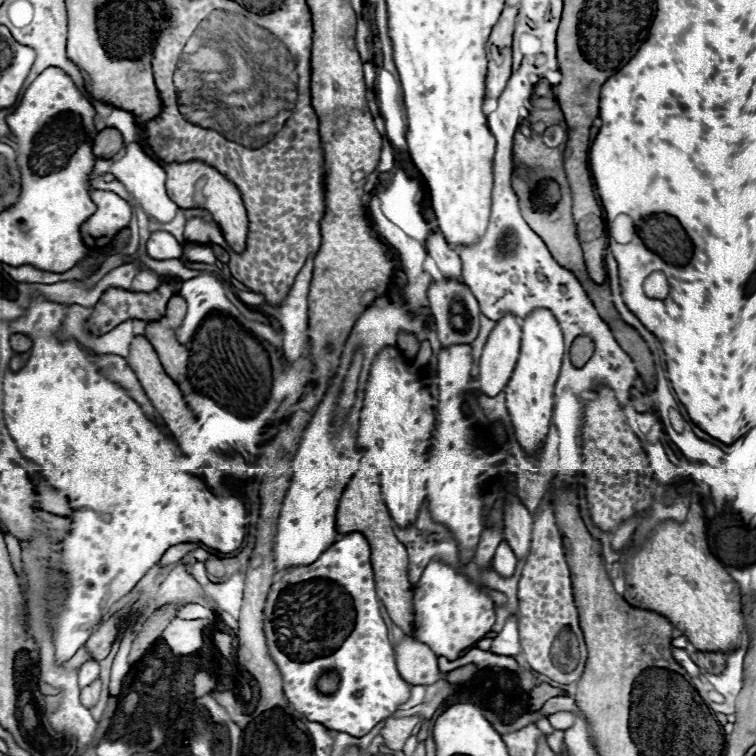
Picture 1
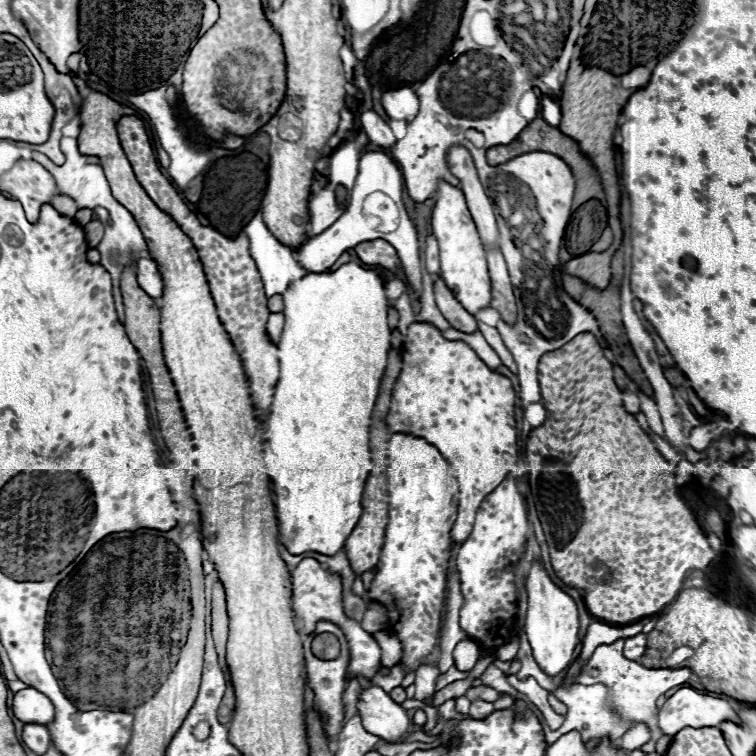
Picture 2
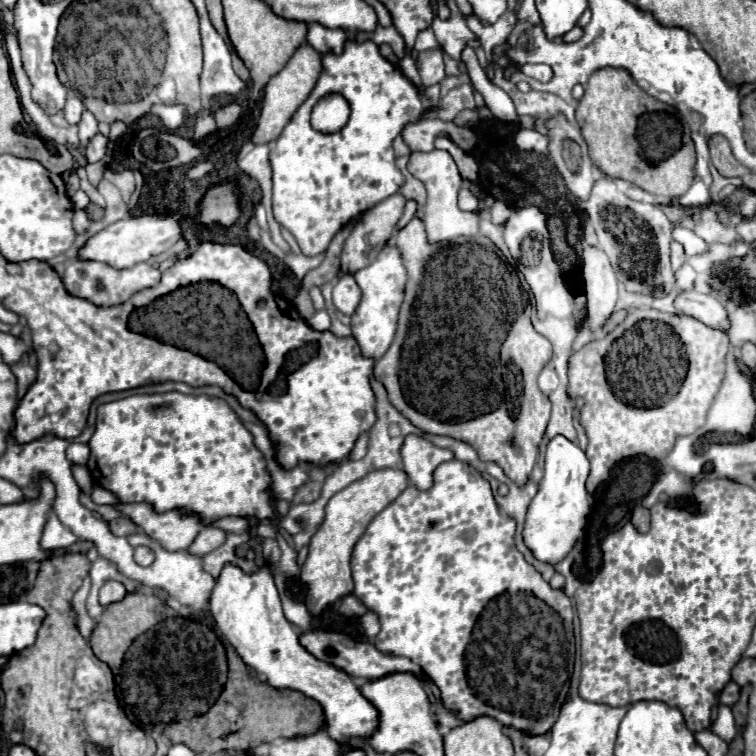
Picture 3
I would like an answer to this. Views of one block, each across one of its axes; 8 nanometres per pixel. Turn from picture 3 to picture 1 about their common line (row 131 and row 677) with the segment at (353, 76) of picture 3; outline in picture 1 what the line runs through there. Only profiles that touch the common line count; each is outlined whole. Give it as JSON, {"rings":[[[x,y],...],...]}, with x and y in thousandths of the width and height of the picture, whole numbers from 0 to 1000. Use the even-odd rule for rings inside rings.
{"rings":[[[463,704],[458,706],[452,714],[442,717],[431,730],[426,730],[426,735],[407,746],[407,749],[389,749],[384,751],[373,767],[362,770],[360,772],[360,780],[354,786],[354,796],[352,796],[352,804],[349,804],[349,836],[352,836],[352,849],[354,849],[354,857],[357,857],[357,868],[362,870],[362,876],[368,878],[370,889],[373,889],[373,897],[376,897],[376,918],[378,923],[384,926],[384,931],[399,942],[407,952],[413,955],[423,955],[429,958],[434,966],[444,966],[444,968],[458,968],[458,971],[466,971],[471,976],[487,971],[500,955],[516,950],[529,931],[534,931],[540,923],[542,923],[542,913],[545,913],[545,905],[540,905],[537,899],[532,899],[532,894],[526,892],[524,886],[524,876],[521,876],[521,860],[519,860],[519,852],[513,847],[513,833],[511,833],[511,825],[508,820],[503,820],[503,812],[500,812],[500,788],[497,788],[497,780],[495,780],[495,762],[492,762],[492,749],[489,749],[489,725],[487,725],[487,717],[484,712],[476,706],[476,704]],[[431,886],[439,886],[439,889],[447,889],[450,894],[450,905],[447,905],[447,913],[439,918],[439,921],[423,921],[418,915],[418,894],[423,894],[426,889]]]}

